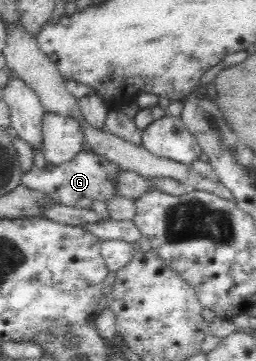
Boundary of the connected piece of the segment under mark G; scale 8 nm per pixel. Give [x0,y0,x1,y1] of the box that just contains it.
[22,150,117,209]

